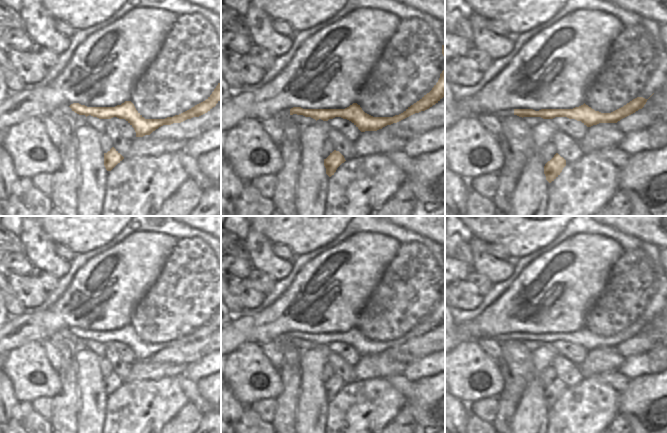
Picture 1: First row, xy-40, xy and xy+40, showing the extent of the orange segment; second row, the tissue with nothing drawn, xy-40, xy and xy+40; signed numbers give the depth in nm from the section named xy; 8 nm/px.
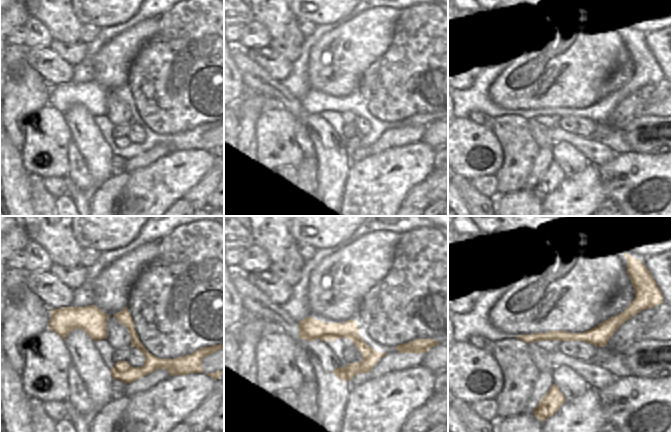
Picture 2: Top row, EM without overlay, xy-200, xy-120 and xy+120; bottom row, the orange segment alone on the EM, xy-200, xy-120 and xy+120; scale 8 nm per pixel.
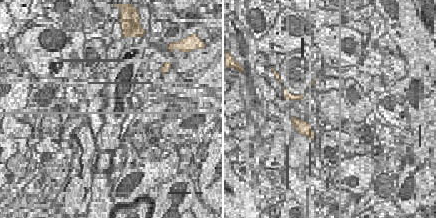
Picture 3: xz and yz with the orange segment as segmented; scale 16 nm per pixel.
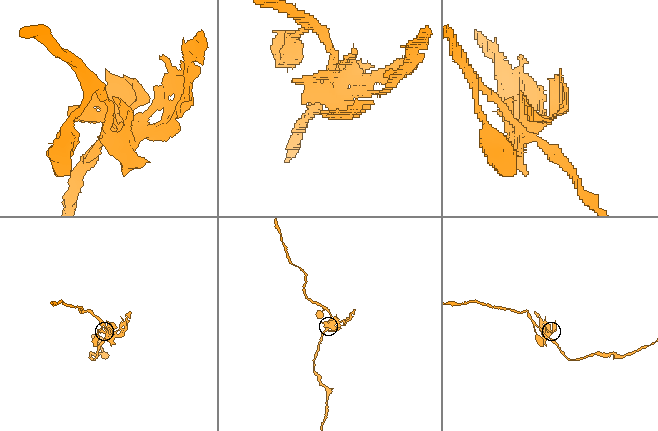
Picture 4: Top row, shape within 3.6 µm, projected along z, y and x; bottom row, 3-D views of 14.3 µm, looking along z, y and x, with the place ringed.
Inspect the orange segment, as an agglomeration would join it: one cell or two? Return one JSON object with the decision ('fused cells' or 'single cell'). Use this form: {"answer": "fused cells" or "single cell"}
{"answer": "fused cells"}

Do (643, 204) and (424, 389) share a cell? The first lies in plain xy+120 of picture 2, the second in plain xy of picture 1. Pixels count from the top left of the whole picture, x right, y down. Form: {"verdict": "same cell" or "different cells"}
{"verdict": "same cell"}

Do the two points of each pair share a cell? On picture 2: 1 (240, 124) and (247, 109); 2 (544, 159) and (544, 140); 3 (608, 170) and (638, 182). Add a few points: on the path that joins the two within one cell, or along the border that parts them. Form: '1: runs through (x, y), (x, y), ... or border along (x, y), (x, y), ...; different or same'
1: border along (234, 118), (248, 119); different
2: border along (552, 146), (542, 146), (540, 148); different
3: runs through (615, 175), (631, 180); same

